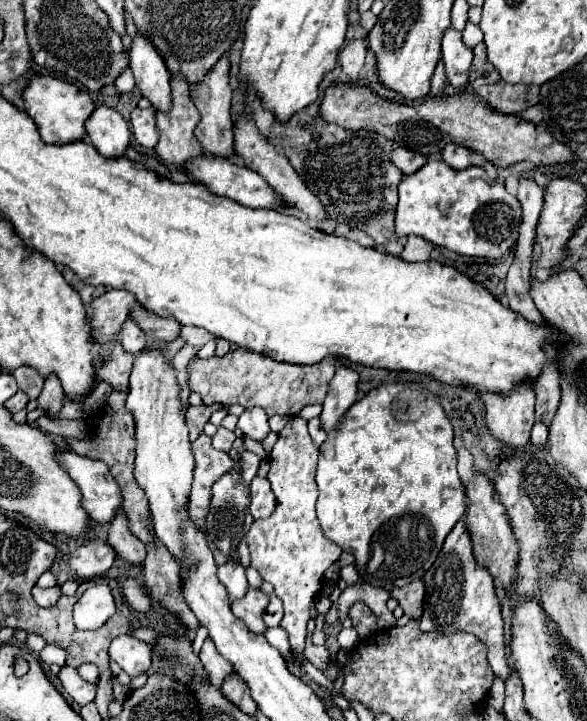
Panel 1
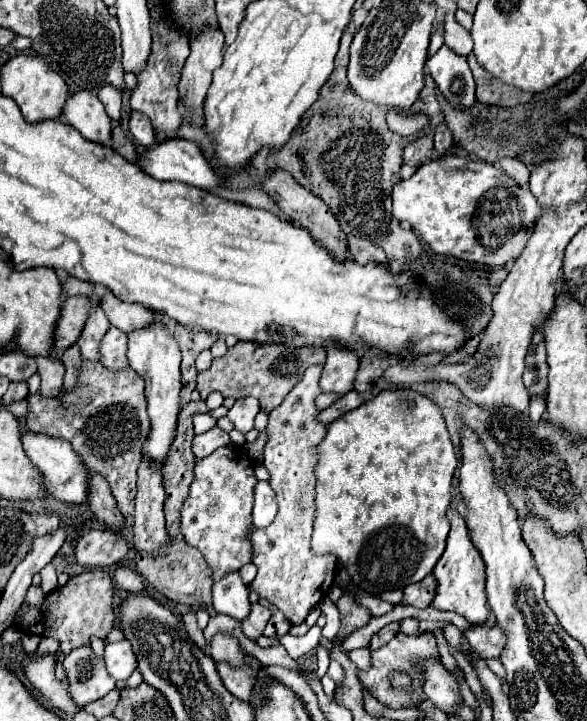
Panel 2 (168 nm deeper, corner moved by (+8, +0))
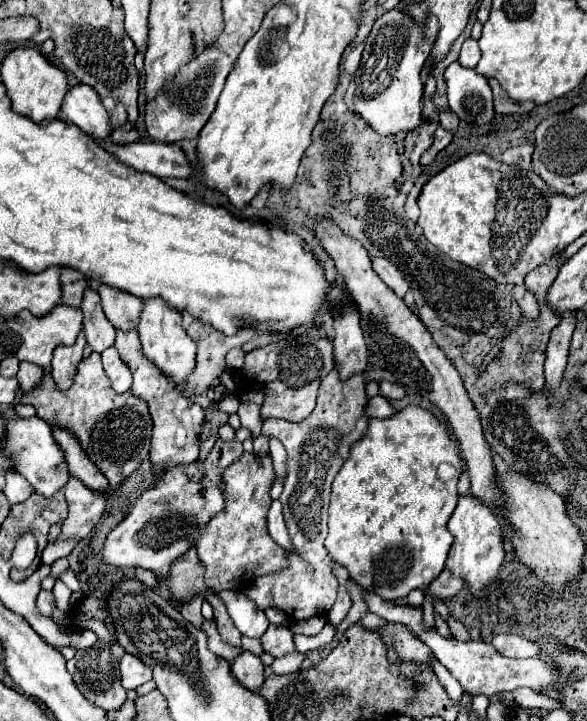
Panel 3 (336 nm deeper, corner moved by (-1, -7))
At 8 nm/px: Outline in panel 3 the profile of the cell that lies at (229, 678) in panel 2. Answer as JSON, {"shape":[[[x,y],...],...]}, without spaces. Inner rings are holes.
{"shape":[[[241,651],[231,665],[231,671],[239,679],[239,683],[243,683],[243,687],[247,687],[251,691],[257,691],[265,681],[263,663],[251,651]]]}

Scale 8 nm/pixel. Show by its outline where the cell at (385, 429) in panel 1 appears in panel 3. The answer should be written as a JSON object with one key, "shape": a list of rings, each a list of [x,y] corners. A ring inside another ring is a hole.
{"shape":[[[409,405],[389,419],[371,419],[367,435],[355,447],[351,447],[351,455],[349,455],[347,463],[343,463],[339,475],[333,481],[331,503],[329,503],[329,533],[325,539],[325,547],[327,547],[329,555],[333,557],[333,561],[337,561],[339,565],[343,565],[349,571],[349,577],[355,579],[355,583],[359,583],[363,589],[373,589],[383,599],[395,601],[399,597],[407,597],[407,593],[413,589],[427,589],[431,585],[431,581],[443,571],[447,553],[449,553],[451,543],[453,543],[453,535],[447,529],[447,521],[457,507],[459,473],[461,473],[459,449],[457,449],[455,441],[449,437],[447,427],[441,421],[437,421],[429,411],[425,411],[417,405]]]}

